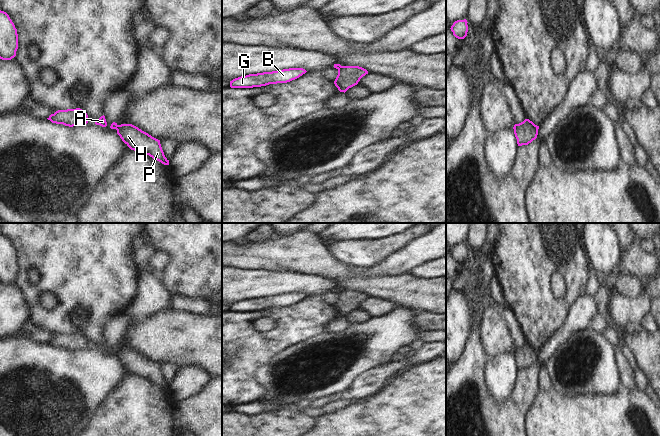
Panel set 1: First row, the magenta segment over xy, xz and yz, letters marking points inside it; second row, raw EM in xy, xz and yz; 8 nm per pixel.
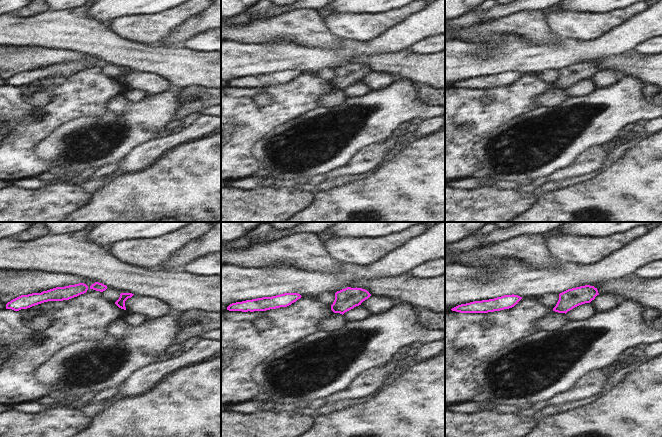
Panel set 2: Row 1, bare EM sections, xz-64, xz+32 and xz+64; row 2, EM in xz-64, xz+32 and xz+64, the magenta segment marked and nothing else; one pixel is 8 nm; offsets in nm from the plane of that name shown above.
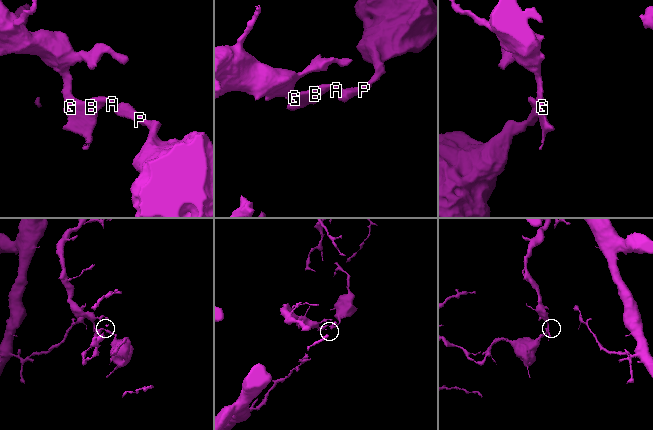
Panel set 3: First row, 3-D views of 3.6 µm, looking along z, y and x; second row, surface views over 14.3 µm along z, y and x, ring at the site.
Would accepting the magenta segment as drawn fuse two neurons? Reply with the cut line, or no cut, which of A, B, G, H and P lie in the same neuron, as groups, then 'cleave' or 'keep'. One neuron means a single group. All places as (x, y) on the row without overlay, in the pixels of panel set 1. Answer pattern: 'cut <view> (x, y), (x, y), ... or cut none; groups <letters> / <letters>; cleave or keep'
cut xz (341, 290), (338, 294); groups A B G / H P; cleave

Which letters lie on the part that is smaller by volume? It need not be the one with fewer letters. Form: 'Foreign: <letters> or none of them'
Foreign: H, P

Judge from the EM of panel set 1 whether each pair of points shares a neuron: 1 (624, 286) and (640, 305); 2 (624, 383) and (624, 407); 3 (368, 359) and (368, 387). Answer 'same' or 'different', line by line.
1: different
2: different
3: different

